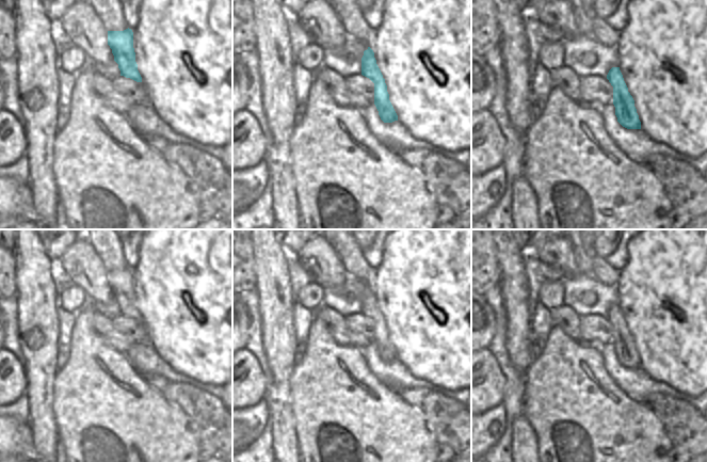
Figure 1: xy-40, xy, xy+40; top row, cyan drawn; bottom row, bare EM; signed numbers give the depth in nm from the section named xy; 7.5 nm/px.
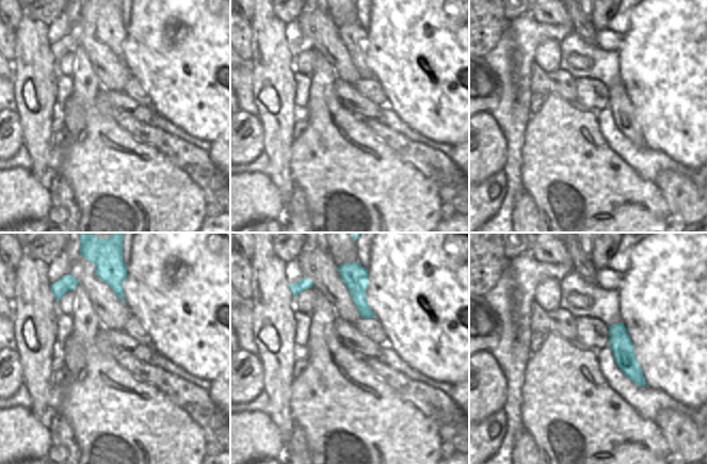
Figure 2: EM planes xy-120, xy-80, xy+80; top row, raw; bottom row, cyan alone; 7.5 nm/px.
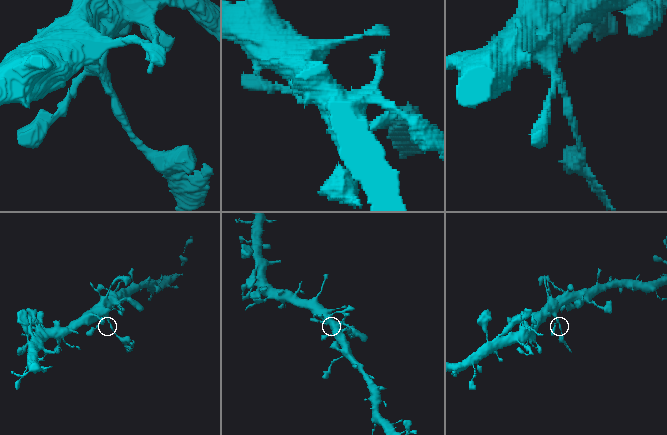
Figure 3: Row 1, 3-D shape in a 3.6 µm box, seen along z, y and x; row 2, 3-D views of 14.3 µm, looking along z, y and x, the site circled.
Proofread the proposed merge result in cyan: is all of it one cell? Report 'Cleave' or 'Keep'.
Cleave

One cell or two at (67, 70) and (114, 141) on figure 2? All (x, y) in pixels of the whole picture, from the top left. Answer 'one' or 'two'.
two

